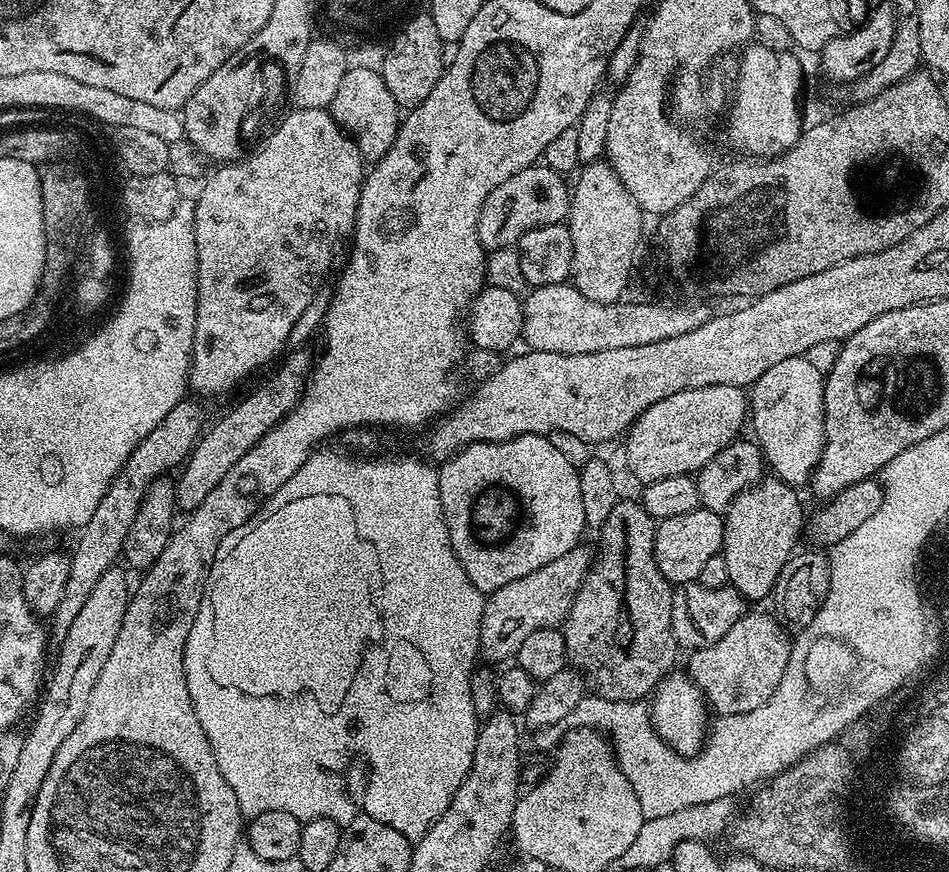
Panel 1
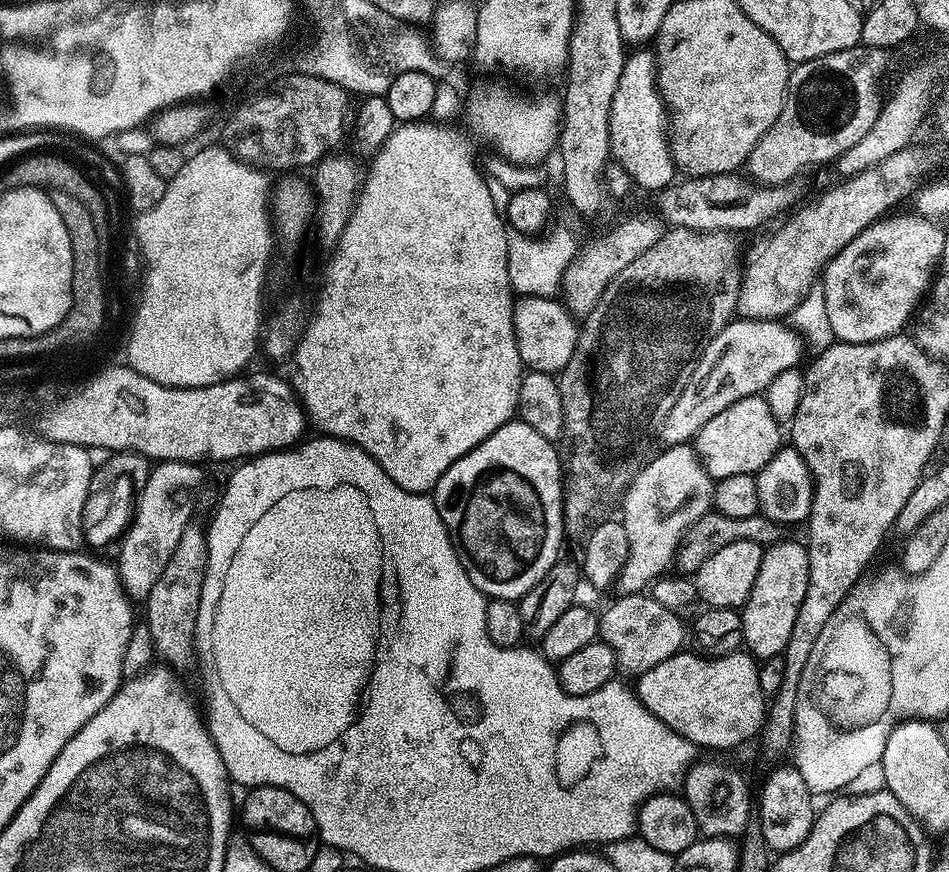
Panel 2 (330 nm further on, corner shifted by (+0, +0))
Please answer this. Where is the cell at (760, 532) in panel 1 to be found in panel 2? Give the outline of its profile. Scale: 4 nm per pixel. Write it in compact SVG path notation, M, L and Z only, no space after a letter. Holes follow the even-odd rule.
M781 538L764 548L750 598L740 612L743 647L757 661L783 653L786 642L790 642L790 630L794 630L794 618L798 618L798 606L802 606L802 598L806 598L807 585L808 549L801 541L799 544L796 540Z

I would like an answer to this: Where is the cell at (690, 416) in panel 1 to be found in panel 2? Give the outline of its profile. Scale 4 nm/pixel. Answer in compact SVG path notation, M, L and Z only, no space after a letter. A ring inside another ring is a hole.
M747 396L734 402L734 406L726 406L722 414L714 414L714 418L702 426L694 441L696 457L706 474L716 482L731 475L753 475L760 472L766 462L770 462L774 453L780 451L780 430L782 424L770 412L765 397Z

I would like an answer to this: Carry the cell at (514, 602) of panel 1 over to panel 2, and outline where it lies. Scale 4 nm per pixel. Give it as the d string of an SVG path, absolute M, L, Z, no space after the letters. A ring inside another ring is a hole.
M691 443L673 444L649 459L622 493L622 523L628 539L628 557L614 585L617 593L643 593L673 565L676 547L689 526L712 508L714 481L706 474Z

